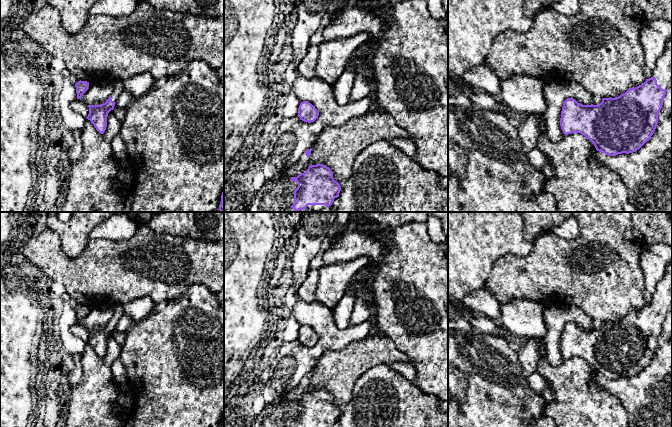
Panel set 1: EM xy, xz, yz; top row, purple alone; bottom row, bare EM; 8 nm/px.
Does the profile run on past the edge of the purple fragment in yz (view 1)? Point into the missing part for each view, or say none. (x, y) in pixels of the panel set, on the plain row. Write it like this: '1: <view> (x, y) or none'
1: yz (663, 295)

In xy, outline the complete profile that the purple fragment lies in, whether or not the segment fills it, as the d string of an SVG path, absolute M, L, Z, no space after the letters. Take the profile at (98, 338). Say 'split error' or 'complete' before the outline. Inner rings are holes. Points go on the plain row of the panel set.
split error; M116 304L114 305L114 309L114 315L105 327L101 329L88 329L89 338L86 343L90 344L96 354L101 358L106 354L108 337L114 333L117 322L123 316L122 305Z

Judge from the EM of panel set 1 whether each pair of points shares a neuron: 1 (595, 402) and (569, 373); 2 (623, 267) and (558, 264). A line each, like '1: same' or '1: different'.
1: same
2: same

